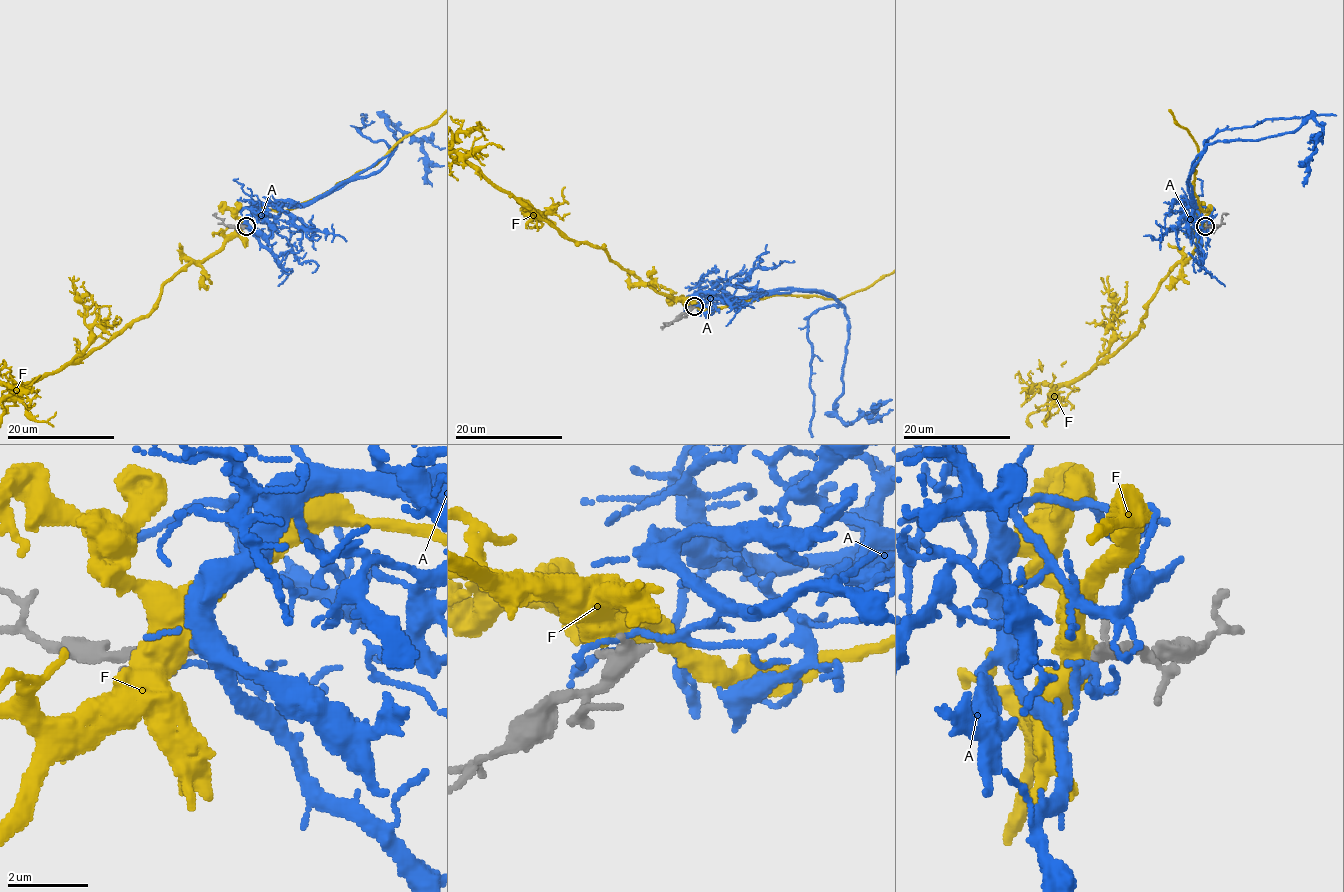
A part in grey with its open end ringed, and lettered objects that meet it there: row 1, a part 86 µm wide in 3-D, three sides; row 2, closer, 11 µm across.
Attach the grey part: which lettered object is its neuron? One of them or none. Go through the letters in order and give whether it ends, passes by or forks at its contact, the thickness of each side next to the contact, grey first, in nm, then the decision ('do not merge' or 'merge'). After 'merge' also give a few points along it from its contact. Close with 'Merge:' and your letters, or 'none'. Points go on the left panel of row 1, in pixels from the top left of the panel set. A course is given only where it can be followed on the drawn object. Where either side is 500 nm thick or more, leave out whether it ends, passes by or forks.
A: it passes by; calibres 320 and 120 nm; do not merge
F: calibres 320 and 600 nm; do not merge
Merge: none

